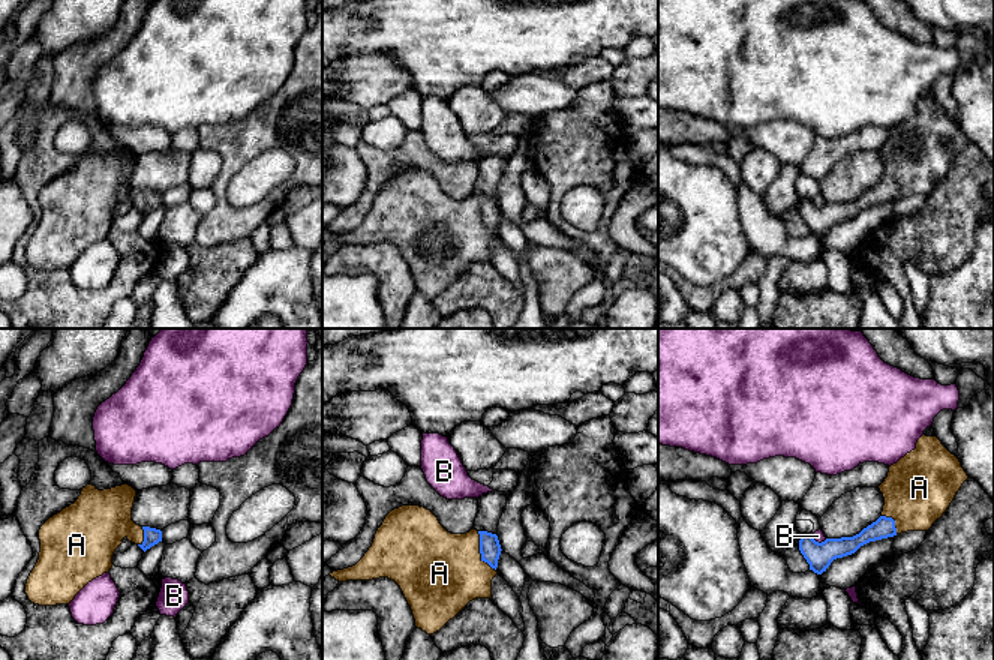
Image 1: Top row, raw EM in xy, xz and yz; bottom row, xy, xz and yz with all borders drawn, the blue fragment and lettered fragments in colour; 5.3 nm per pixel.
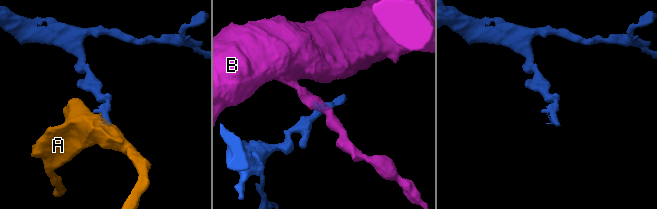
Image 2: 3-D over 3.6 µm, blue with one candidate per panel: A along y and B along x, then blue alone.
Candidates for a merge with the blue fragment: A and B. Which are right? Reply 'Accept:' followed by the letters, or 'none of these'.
Accept: A

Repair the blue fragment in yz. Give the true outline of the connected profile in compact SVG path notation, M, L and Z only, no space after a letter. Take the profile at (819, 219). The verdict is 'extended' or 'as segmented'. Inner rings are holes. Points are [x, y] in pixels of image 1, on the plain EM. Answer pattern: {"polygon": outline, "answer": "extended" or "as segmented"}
{"polygon": "M922 99L916 112L889 130L888 141L879 150L885 162L882 180L853 201L826 202L819 207L813 200L801 198L799 214L817 238L826 236L831 226L855 218L861 210L894 201L907 195L928 195L943 180L963 147L969 142L960 123L952 118L937 100Z", "answer": "extended"}

